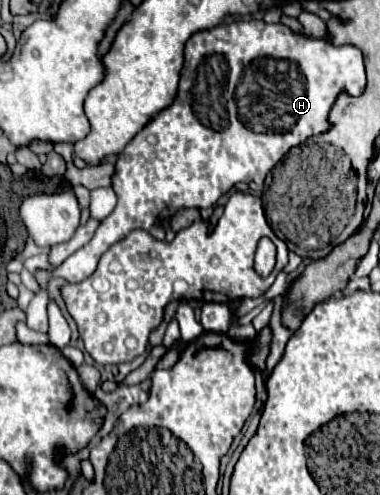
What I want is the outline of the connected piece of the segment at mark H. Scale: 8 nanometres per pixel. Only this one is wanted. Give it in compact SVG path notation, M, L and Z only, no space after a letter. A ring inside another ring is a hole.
M254 18L218 24L192 34L184 50L184 70L180 76L176 102L152 118L150 124L144 126L132 142L128 142L116 160L112 188L118 196L118 204L114 212L102 220L94 238L76 250L62 266L48 272L36 272L36 280L42 290L26 308L28 328L48 332L48 314L44 306L48 294L44 288L52 276L60 276L68 282L82 282L94 274L100 256L128 232L136 228L148 230L156 222L172 218L180 208L210 208L238 182L262 184L268 172L290 148L330 128L328 112L342 90L346 90L350 96L360 96L364 88L364 56L362 50L352 44L334 46L330 40L316 40L296 34L280 22L266 24L264 20Z

